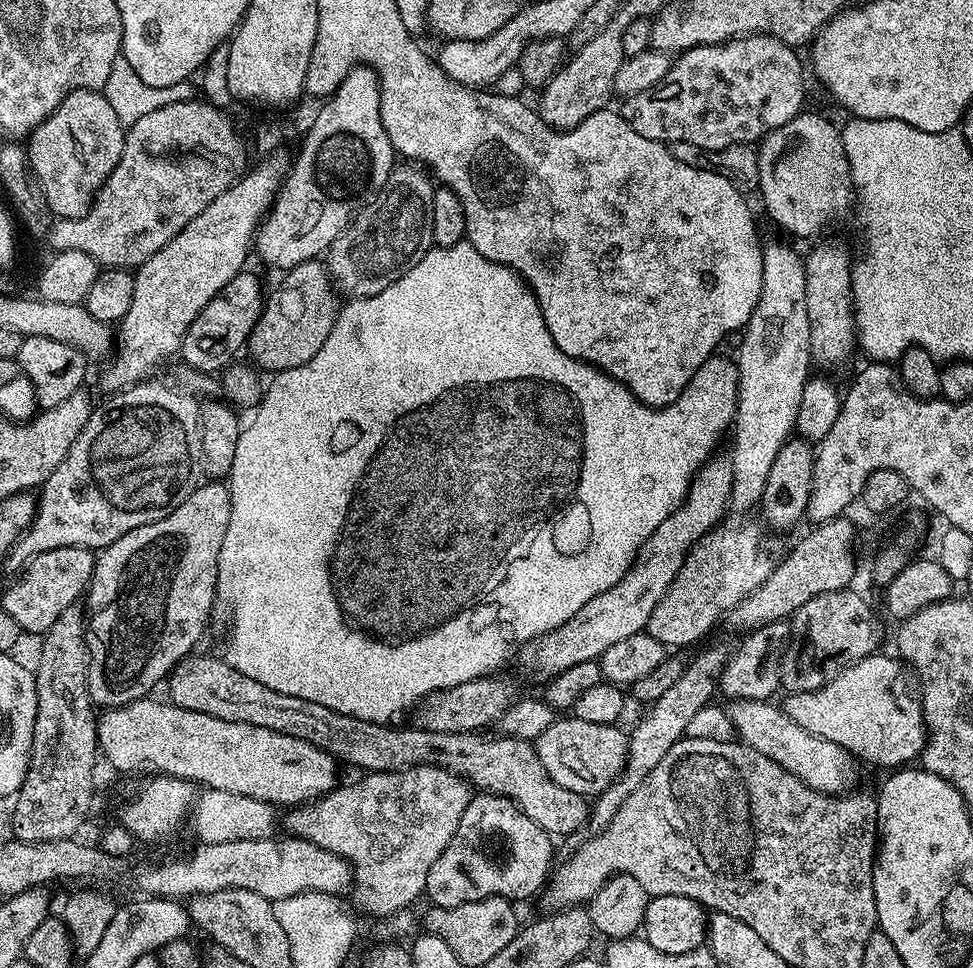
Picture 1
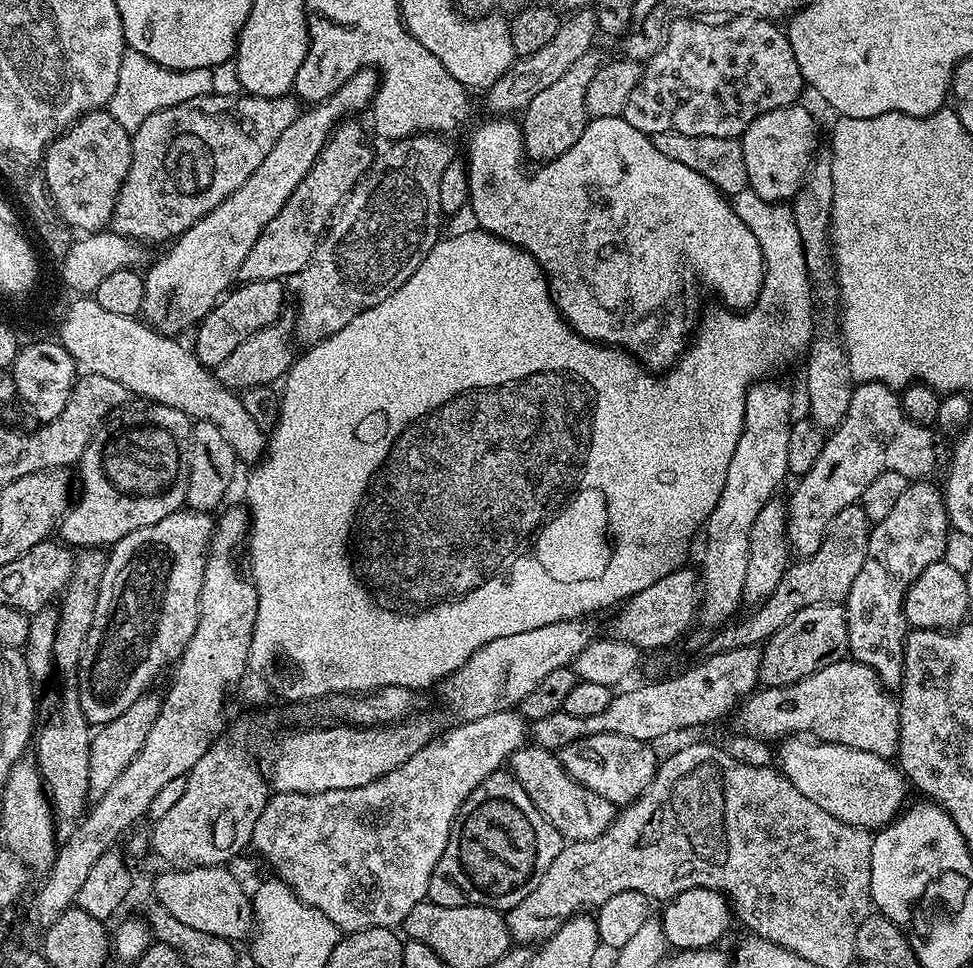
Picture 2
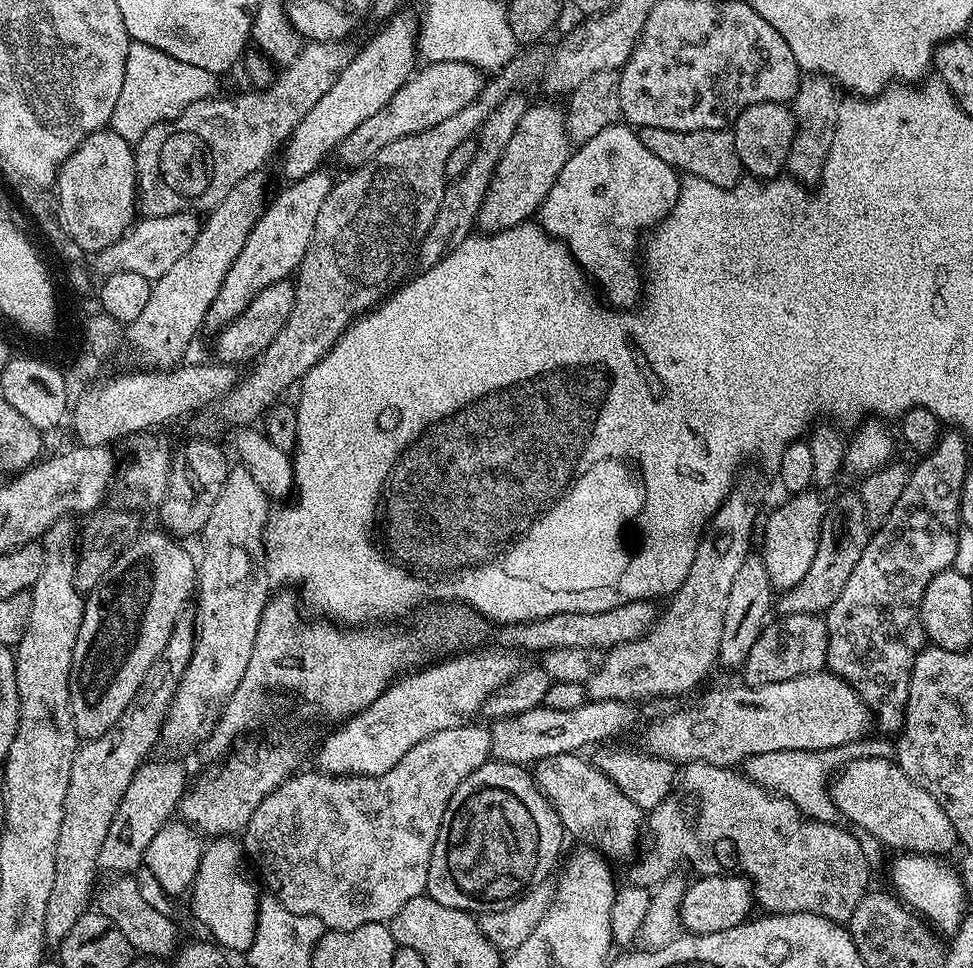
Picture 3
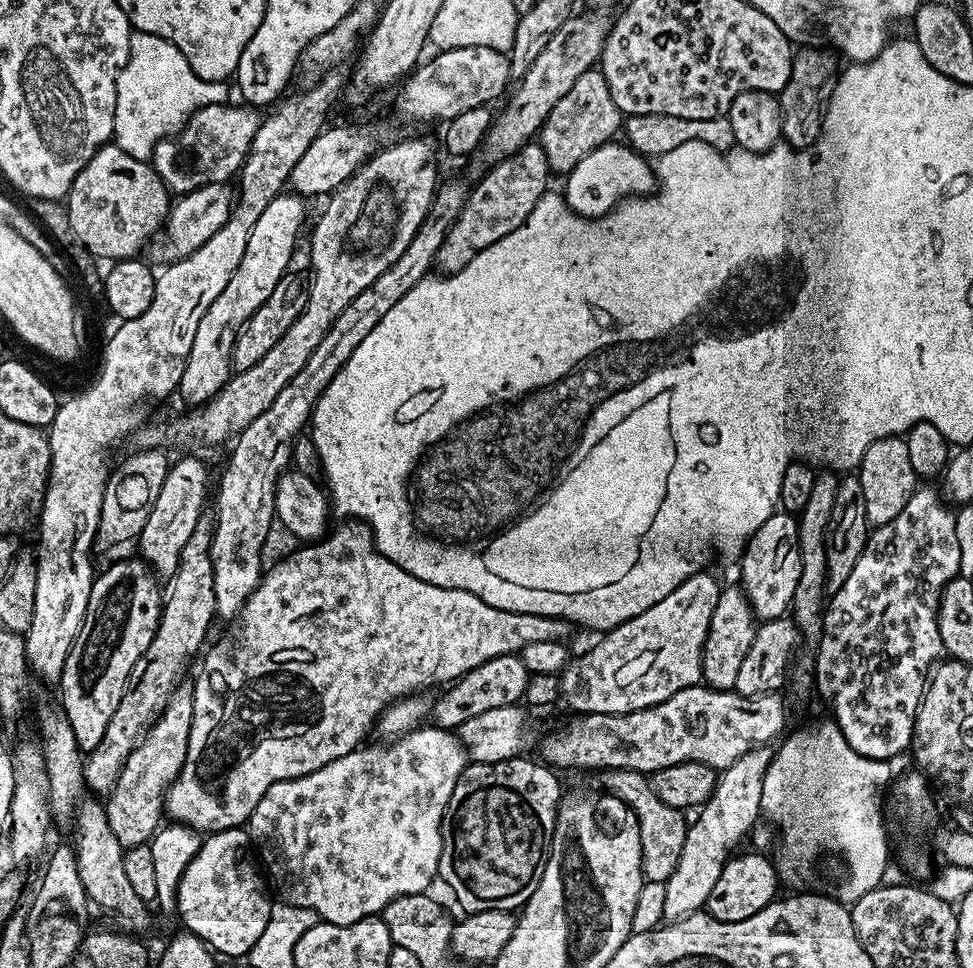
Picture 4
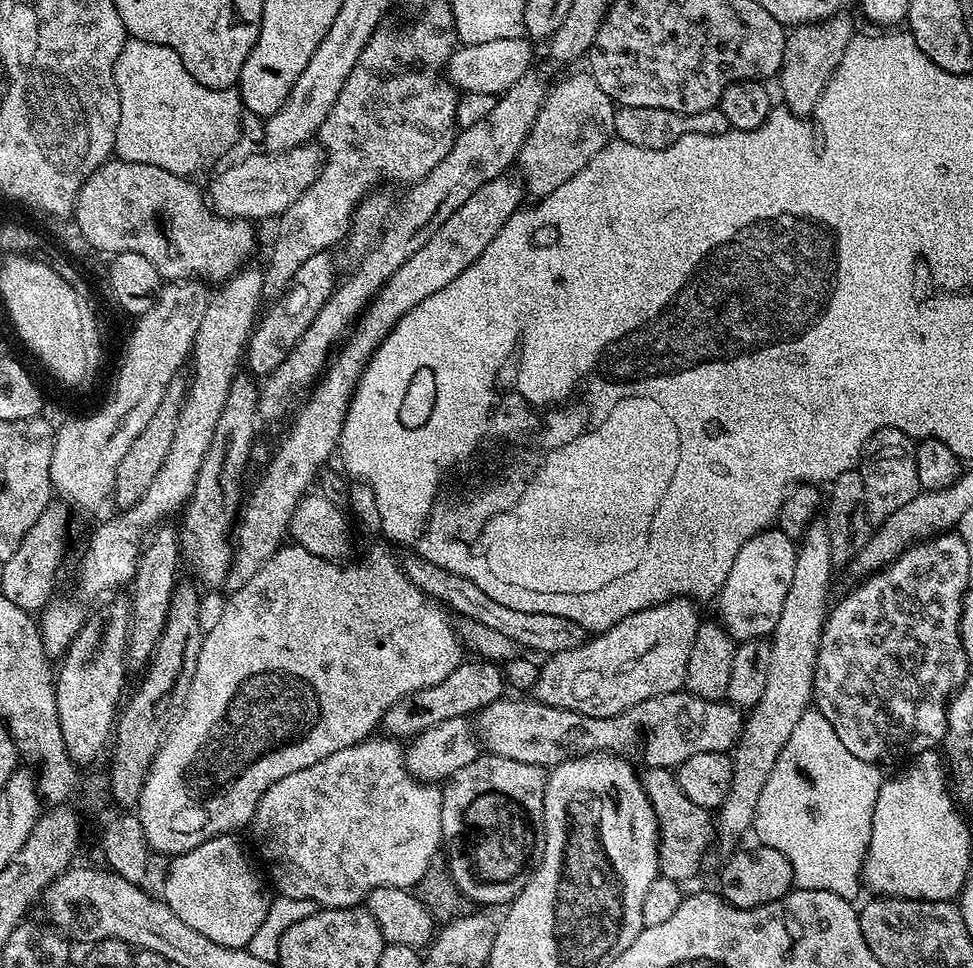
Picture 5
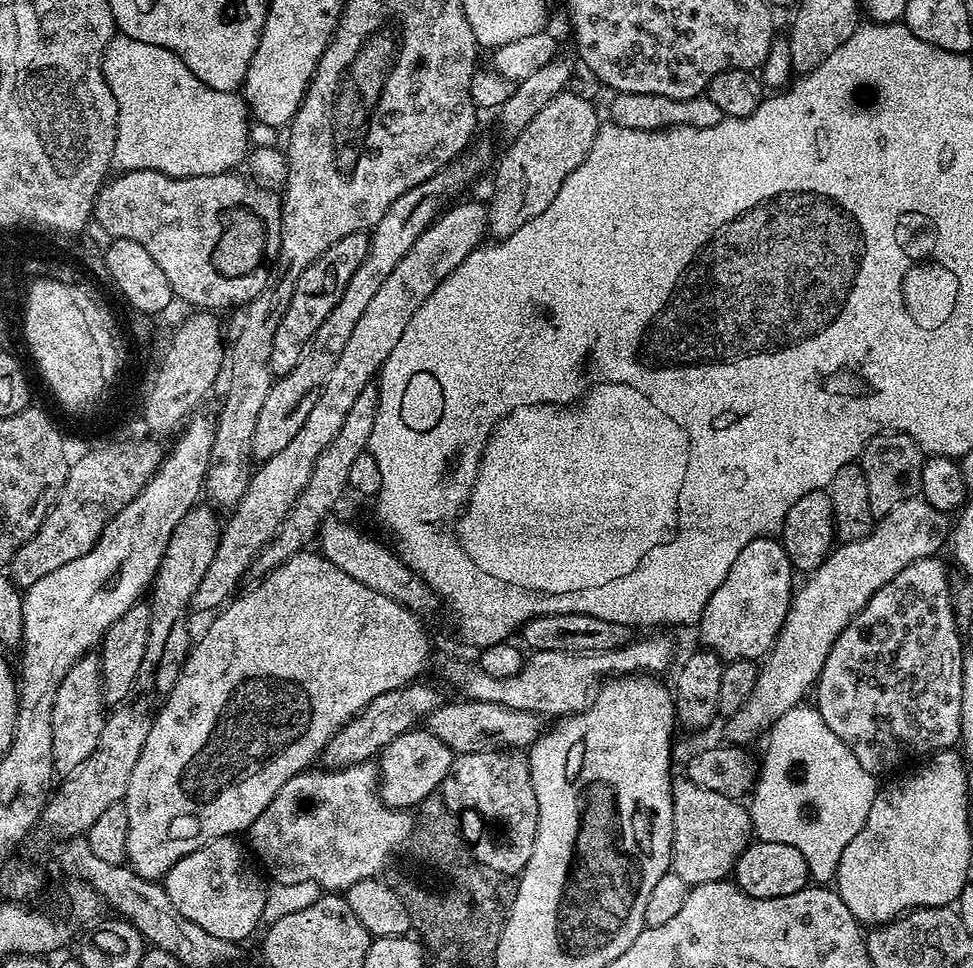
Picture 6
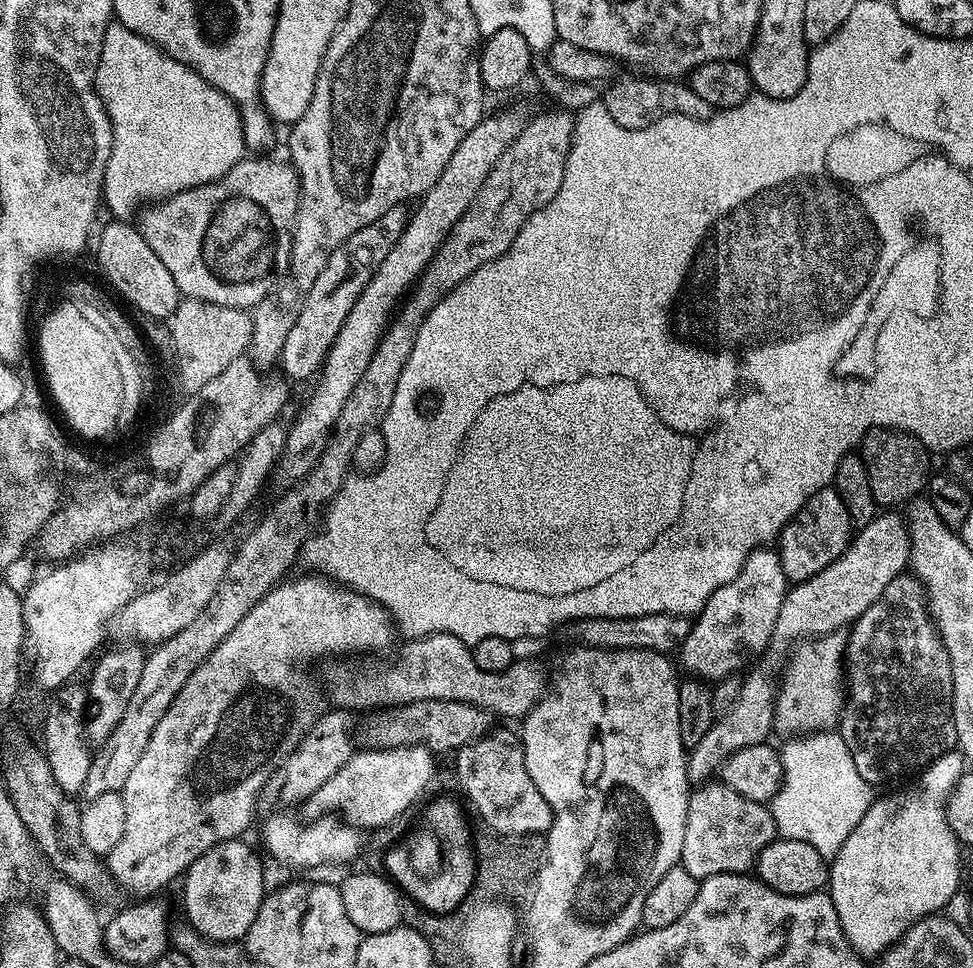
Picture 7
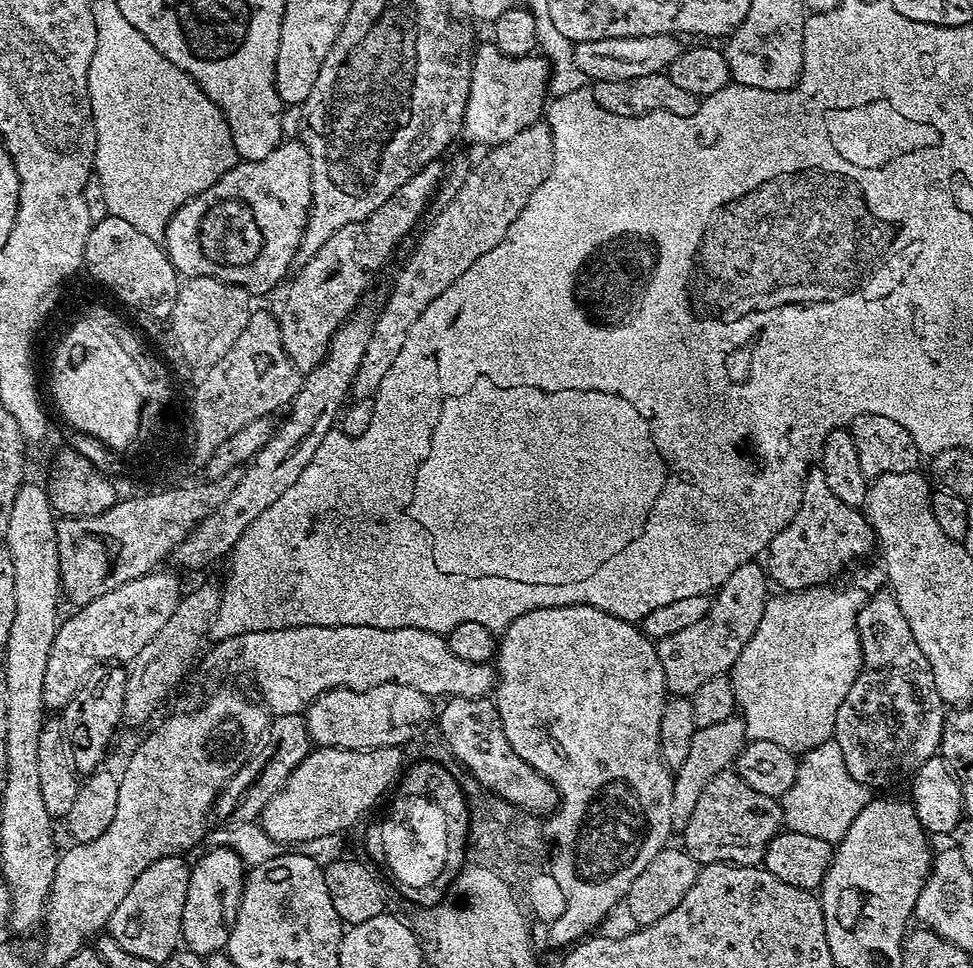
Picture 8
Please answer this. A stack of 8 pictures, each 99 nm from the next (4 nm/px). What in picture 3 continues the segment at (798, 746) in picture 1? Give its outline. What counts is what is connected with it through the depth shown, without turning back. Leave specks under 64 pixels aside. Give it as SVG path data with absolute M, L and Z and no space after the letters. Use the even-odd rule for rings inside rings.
M864 756L861 760L852 760L847 764L848 761L835 773L830 791L837 813L841 817L845 816L849 820L847 821L849 825L857 824L852 826L868 832L866 834L880 841L885 849L900 848L896 850L903 850L908 854L931 854L943 857L948 854L944 852L950 851L954 846L957 847L956 831L950 818L946 818L946 810L942 810L942 806L938 806L938 802L934 802L934 798L930 798L930 794L926 794L926 790L922 790L918 782L906 778L906 774L895 759L883 760L880 756Z

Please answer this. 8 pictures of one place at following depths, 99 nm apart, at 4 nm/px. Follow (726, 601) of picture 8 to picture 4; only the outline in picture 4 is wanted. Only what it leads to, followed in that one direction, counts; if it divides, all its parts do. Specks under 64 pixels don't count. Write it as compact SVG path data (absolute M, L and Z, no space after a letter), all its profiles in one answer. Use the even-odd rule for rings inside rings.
M777 510L770 518L766 518L766 522L762 522L762 526L758 526L758 530L744 547L743 556L739 557L739 583L757 621L777 620L792 607L794 589L798 586L798 574L802 574L799 529L797 517L793 513Z

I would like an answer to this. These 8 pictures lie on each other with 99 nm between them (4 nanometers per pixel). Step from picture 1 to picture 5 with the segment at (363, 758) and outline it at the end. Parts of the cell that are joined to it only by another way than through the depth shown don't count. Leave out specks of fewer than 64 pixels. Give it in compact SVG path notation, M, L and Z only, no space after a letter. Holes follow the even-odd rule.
M645 767L642 772L644 789L654 806L660 827L660 875L685 882L700 868L708 847L714 844L714 816L709 809L694 806L678 786L675 775L667 768Z

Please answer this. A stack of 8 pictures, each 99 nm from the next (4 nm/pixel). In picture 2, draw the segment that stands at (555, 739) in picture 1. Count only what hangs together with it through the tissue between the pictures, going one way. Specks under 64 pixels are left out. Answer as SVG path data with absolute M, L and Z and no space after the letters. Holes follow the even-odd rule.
M622 734L583 736L559 749L560 765L572 780L585 784L594 794L602 794L606 802L623 806L633 804L647 790L656 776L658 755L651 743L622 738Z

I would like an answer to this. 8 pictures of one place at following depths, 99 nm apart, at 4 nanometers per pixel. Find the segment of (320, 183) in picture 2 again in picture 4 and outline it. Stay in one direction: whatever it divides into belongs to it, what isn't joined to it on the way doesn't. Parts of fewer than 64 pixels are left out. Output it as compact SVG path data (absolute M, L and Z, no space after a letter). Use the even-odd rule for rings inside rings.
M281 194L273 198L270 206L262 210L258 222L254 222L254 230L250 230L250 242L246 242L246 254L242 254L242 262L238 262L238 270L230 274L230 282L226 282L226 290L210 302L206 314L202 314L202 322L198 322L198 330L194 334L194 343L190 345L190 354L186 358L186 370L182 370L182 378L178 396L188 406L199 406L212 400L226 386L226 382L234 375L232 366L232 347L236 341L236 333L251 318L258 306L274 294L274 286L283 276L289 275L288 263L296 252L296 243L300 240L300 231L304 228L305 201L296 194Z

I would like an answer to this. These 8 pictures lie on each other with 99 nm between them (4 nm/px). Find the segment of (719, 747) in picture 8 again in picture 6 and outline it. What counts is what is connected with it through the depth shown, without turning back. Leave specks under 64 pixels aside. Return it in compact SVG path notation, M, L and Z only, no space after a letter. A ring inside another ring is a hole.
M913 498L894 506L894 510L879 517L873 523L870 534L866 534L866 538L849 540L833 547L832 551L828 553L828 557L805 579L808 581L801 588L799 585L795 589L792 605L788 607L784 625L776 635L776 641L772 644L771 650L768 651L767 656L763 657L762 663L759 665L759 667L761 666L760 672L758 668L752 680L752 693L745 698L743 704L733 711L736 713L733 714L732 721L728 724L733 738L736 739L733 741L740 746L747 745L749 743L747 740L751 736L771 729L775 720L782 714L786 714L786 710L801 703L803 696L800 695L807 688L809 691L819 680L820 671L826 662L826 654L830 654L830 646L834 646L838 634L842 634L842 630L846 630L850 621L866 606L866 602L870 602L872 595L878 590L882 590L882 586L886 586L886 582L890 582L890 578L894 578L894 574L902 574L902 570L906 570L906 566L910 566L915 560L921 560L924 556L936 556L943 544L945 547L949 536L949 513L934 510L934 506L930 506L922 498Z

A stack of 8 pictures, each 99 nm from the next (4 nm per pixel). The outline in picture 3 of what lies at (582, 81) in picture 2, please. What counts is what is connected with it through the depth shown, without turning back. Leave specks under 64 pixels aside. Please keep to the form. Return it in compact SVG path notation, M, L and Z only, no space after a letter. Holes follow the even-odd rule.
M534 103L526 114L522 114L522 122L518 122L514 138L510 138L510 142L506 142L506 150L502 150L502 158L492 175L486 198L482 198L476 219L481 233L501 232L510 226L531 221L539 213L546 194L550 194L562 166L566 166L574 151L564 130L564 114L563 107Z

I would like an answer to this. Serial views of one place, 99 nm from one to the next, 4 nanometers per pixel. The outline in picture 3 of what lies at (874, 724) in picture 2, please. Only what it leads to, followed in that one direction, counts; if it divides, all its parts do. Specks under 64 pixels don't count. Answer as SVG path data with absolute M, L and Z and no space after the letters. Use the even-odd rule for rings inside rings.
M827 670L757 688L739 687L708 692L697 704L680 708L677 712L654 721L644 732L643 751L660 756L664 760L679 762L681 765L701 760L714 766L730 768L743 765L751 756L770 754L774 750L840 750L843 749L843 744L852 744L855 740L862 739L868 732L868 724L870 728L870 713L864 705L864 699L843 678Z

